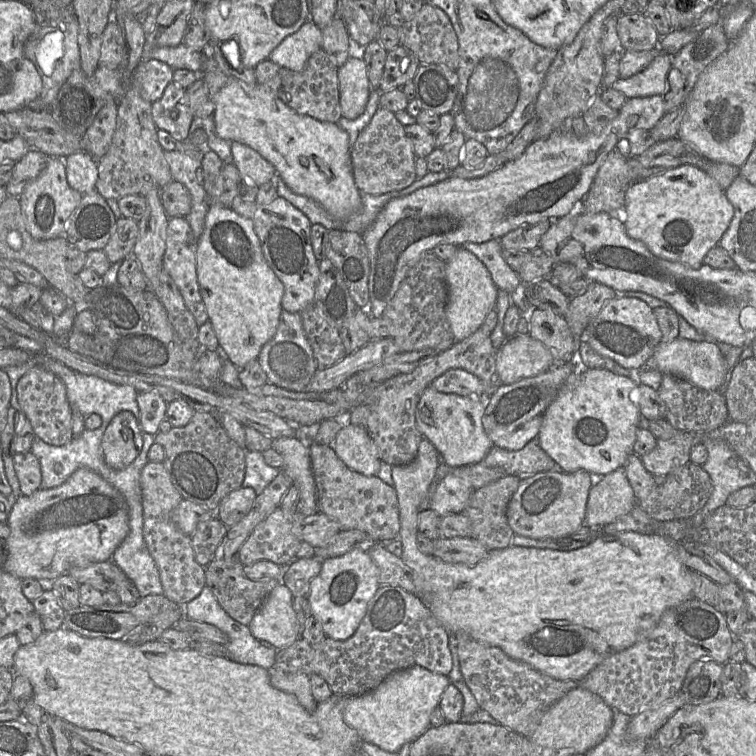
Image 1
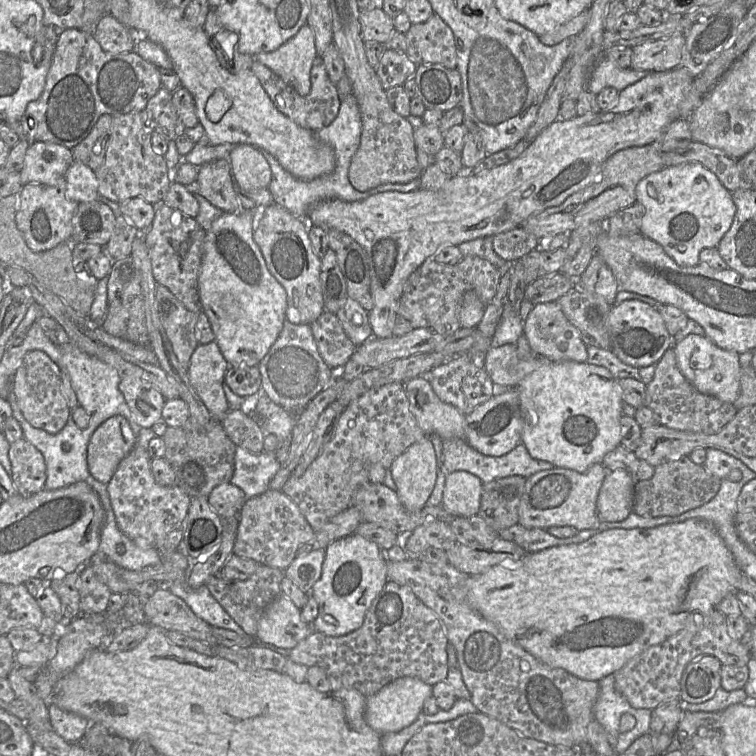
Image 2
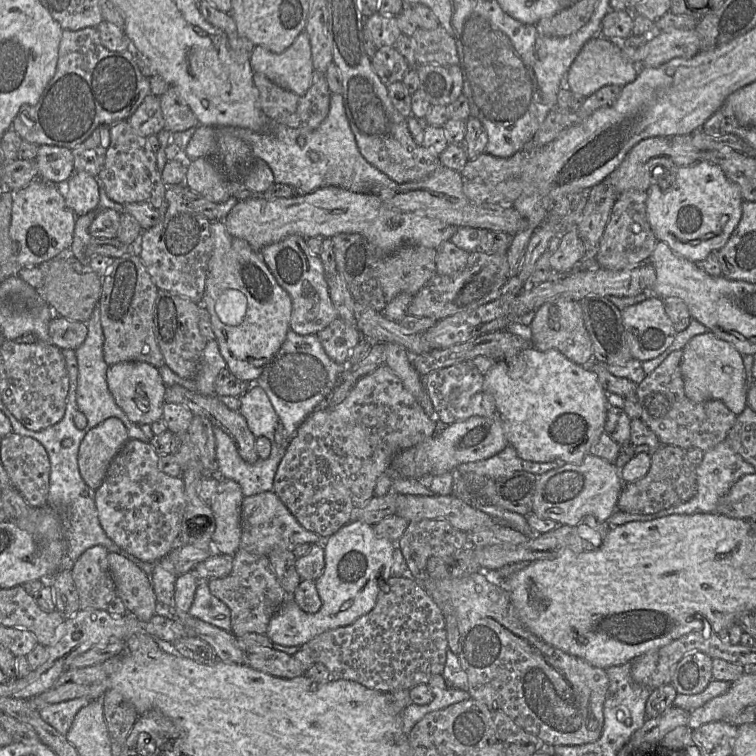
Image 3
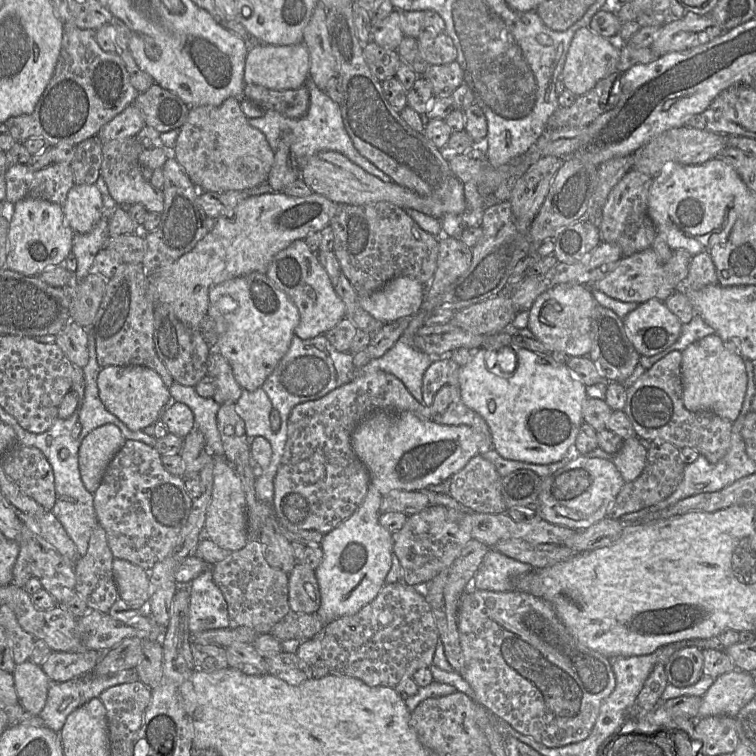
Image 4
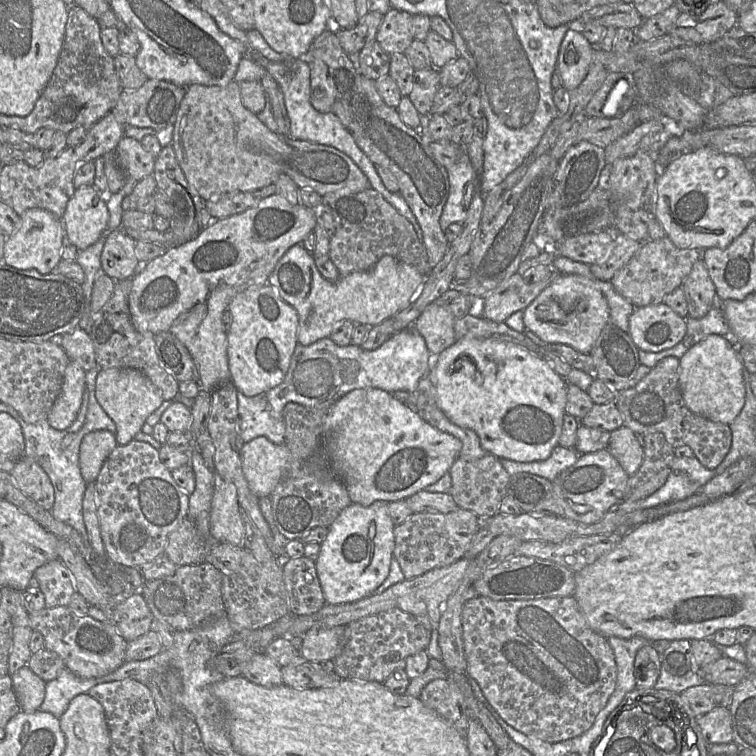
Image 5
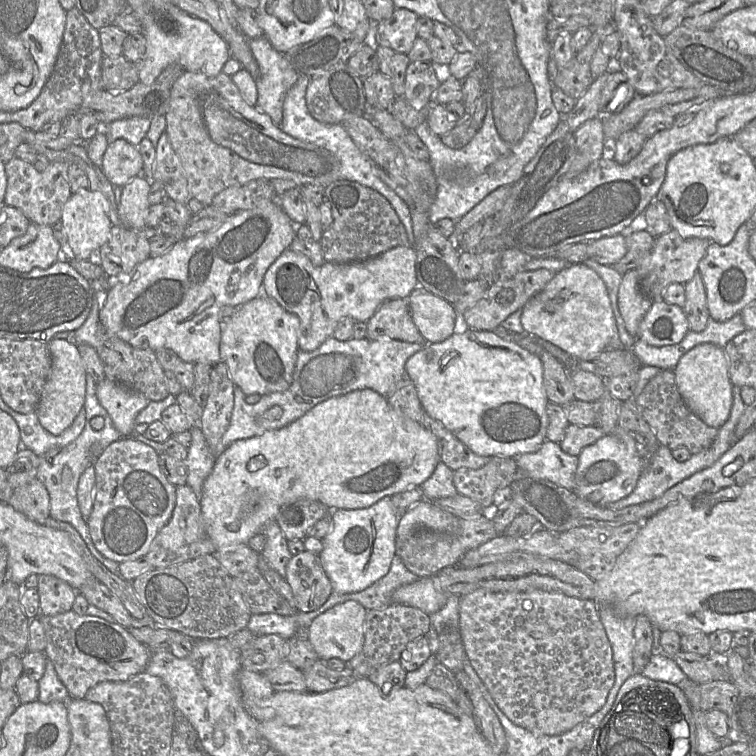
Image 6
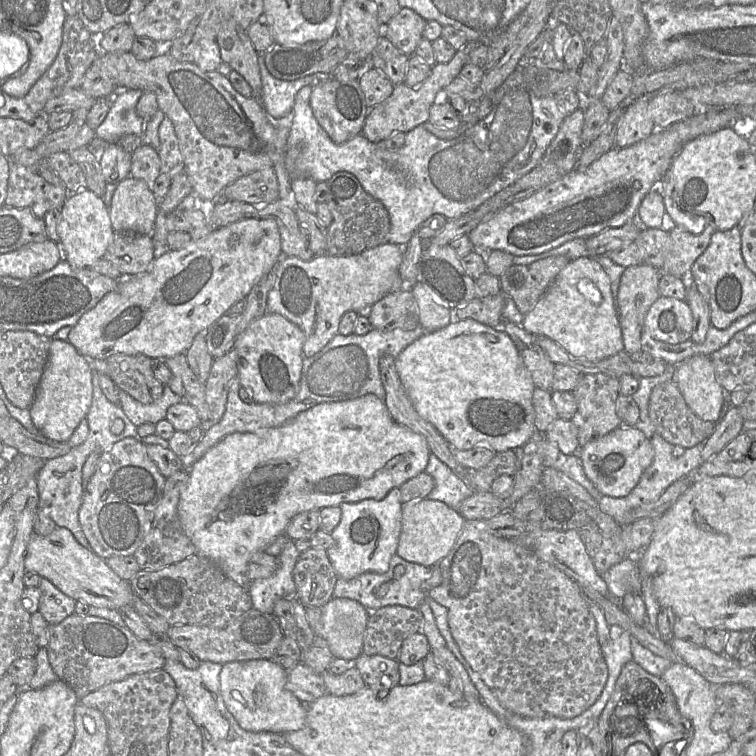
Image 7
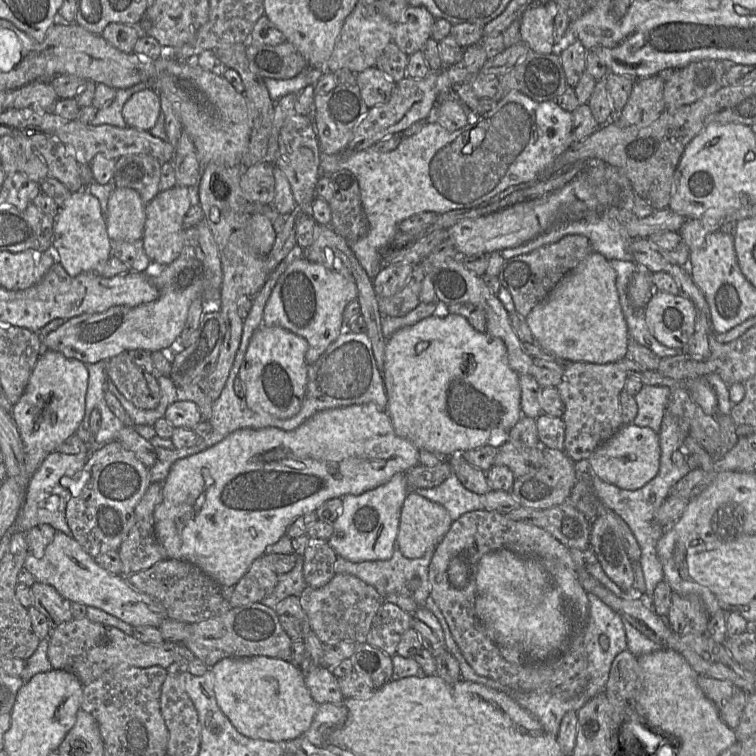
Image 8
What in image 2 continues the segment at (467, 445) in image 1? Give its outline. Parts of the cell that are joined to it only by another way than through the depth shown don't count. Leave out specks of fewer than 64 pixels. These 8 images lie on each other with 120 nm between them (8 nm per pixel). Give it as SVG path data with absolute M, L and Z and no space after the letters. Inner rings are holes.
M425 376L411 378L404 382L410 411L419 427L427 434L437 434L444 439L465 439L466 415L451 404L443 402L433 391Z

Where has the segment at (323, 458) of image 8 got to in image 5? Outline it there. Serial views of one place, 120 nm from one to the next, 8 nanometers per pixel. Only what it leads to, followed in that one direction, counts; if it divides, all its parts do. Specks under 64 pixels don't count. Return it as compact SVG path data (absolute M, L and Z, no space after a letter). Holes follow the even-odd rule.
M378 388L352 390L328 409L323 423L323 449L333 473L345 486L352 503L369 506L376 500L405 500L437 482L459 457L461 441L424 421L413 408ZM264 436L243 444L242 470L254 495L258 498L271 495L283 476L288 454L285 443L277 445Z

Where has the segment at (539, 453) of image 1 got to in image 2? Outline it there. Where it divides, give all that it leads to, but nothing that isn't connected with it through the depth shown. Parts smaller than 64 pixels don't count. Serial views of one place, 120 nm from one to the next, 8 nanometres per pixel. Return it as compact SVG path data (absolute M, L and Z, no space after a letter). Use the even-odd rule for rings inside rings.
M444 439L442 440L442 447L442 466L446 472L466 471L477 476L482 483L488 483L495 479L512 475L528 478L539 471L549 470L555 467L550 462L532 458L525 445L521 442L510 452L498 457L484 455L478 452L469 446L464 439Z

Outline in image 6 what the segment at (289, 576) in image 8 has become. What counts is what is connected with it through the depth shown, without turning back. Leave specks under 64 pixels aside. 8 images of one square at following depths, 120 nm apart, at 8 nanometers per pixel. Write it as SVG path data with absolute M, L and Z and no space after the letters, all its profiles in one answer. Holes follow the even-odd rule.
M275 519L267 523L263 534L266 536L266 544L261 555L271 569L285 578L286 566L292 558L292 554L288 549L287 538Z

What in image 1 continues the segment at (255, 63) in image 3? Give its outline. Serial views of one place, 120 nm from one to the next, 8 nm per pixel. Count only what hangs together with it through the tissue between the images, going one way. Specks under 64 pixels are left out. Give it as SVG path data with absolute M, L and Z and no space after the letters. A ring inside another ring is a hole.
M306 21L295 33L281 41L270 53L268 60L293 71L302 71L309 57L319 49L322 49L322 30L314 22Z

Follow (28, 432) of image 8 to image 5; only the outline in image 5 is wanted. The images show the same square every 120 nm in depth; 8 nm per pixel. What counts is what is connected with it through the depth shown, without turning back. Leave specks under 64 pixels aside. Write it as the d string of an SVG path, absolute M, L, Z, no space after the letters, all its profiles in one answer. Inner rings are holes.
M74 361L68 363L61 391L46 420L56 430L66 430L75 421L86 388L85 371Z

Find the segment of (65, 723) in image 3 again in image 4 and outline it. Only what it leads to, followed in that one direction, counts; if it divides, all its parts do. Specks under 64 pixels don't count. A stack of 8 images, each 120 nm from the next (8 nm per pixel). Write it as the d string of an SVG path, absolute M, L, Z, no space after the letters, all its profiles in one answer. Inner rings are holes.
M135 668L105 676L84 675L65 682L51 682L46 703L39 717L44 725L59 733L67 716L76 708L99 695L107 688L138 681Z

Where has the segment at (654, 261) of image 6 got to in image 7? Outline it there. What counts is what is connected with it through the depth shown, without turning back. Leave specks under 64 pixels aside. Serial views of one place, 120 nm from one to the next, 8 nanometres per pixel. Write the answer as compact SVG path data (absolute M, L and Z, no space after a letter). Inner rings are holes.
M676 224L670 231L669 250L665 256L661 274L682 278L695 260L708 247L715 227L707 224L700 234L694 234L682 225Z

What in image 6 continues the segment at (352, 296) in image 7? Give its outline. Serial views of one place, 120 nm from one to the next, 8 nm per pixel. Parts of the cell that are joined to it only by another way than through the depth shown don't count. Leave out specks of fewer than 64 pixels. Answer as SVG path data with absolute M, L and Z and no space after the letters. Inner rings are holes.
M398 246L376 257L360 262L329 263L314 266L305 256L287 249L269 267L263 279L263 292L286 311L298 316L298 346L313 351L333 333L342 317L368 322L384 302L407 299L418 286L417 252L413 246Z

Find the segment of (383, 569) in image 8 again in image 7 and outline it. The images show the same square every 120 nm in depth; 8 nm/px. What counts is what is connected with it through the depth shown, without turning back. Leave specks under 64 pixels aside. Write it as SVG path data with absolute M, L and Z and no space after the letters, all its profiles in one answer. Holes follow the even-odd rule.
M397 554L390 560L388 570L383 574L365 572L359 576L346 580L338 577L332 598L349 598L358 601L366 609L367 613L375 612L384 606L404 606L411 609L418 609L420 604L426 599L426 593L421 590L421 584L430 579L433 568L420 564L408 562ZM396 566L403 566L404 574L400 579L394 579L394 569Z

